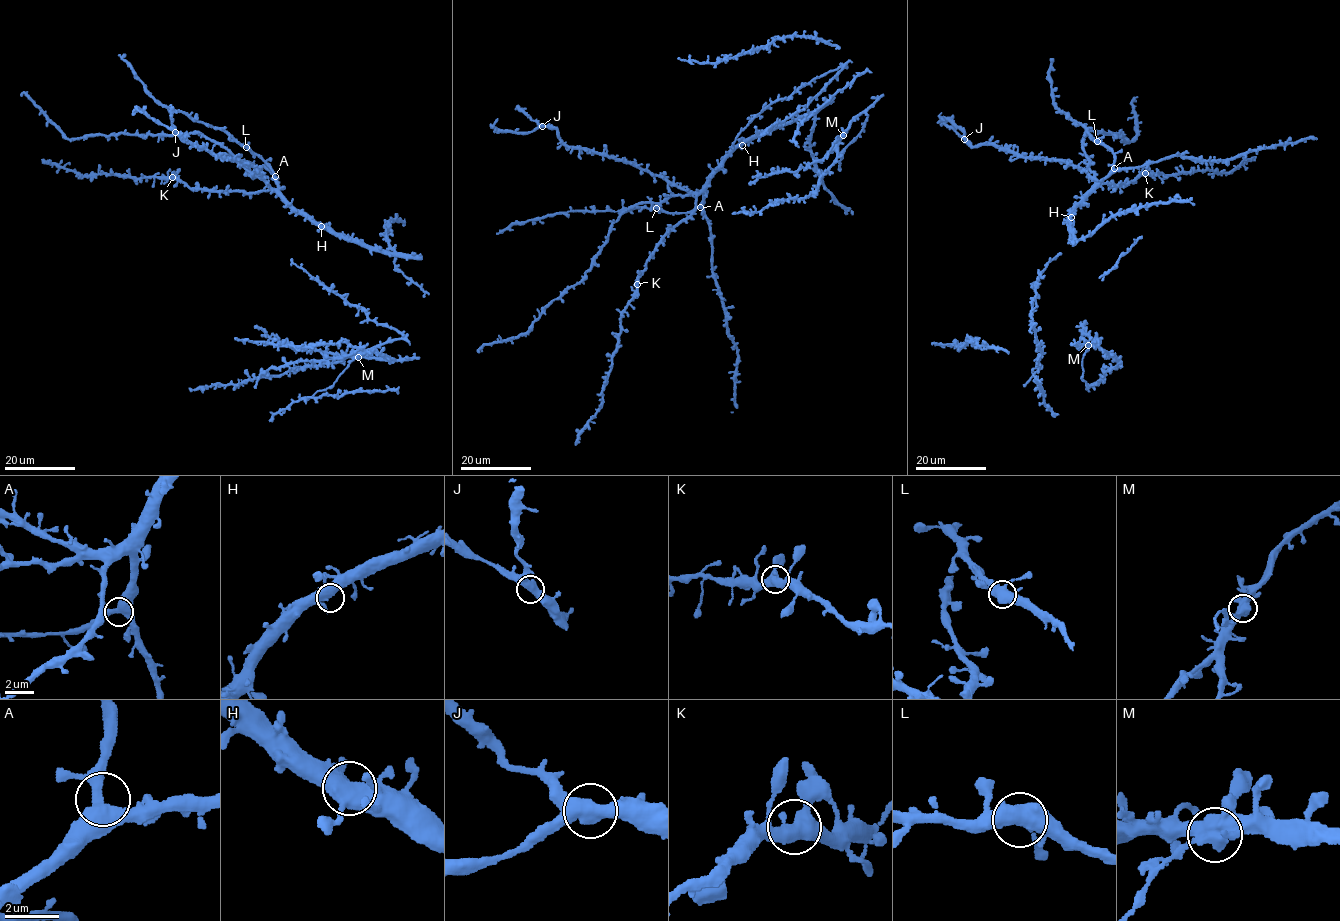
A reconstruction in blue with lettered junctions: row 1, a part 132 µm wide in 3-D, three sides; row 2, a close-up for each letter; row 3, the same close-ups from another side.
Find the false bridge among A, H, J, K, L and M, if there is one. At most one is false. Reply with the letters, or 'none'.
M

